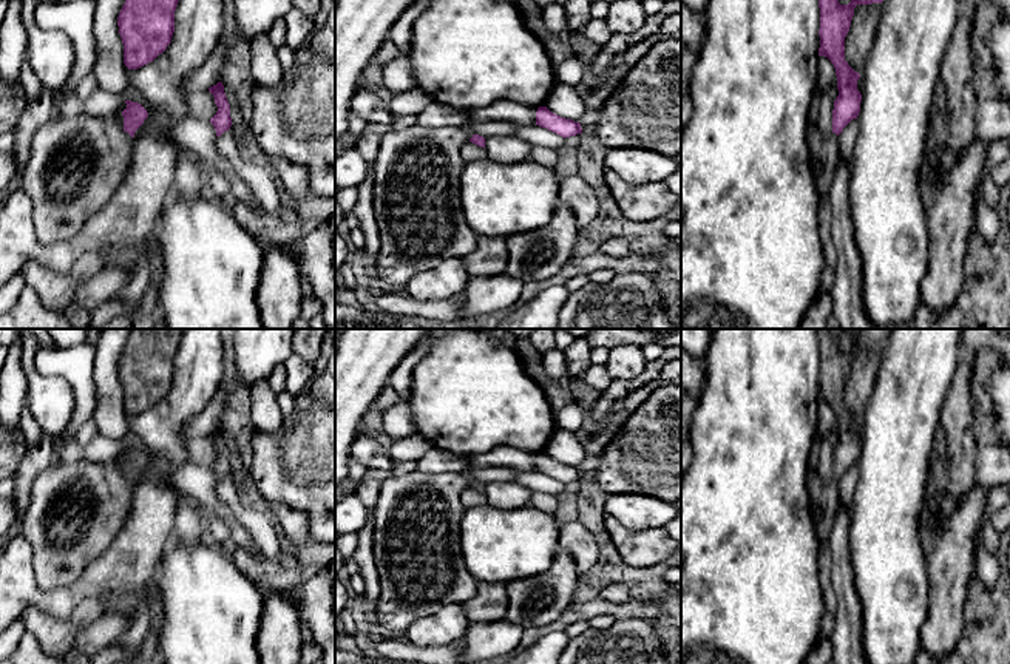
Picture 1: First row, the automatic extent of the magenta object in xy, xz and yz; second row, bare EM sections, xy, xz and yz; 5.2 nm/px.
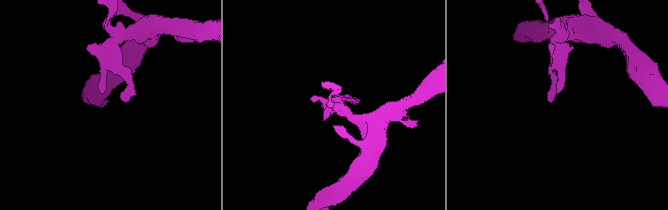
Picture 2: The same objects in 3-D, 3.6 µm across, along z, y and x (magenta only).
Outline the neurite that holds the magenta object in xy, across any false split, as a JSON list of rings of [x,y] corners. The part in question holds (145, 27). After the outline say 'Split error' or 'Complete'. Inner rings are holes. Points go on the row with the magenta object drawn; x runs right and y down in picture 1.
[[[125,0],[117,26],[124,43],[124,63],[137,69],[153,62],[171,42],[179,0]]]. Complete

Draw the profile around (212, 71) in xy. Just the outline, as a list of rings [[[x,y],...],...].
[[[222,31],[221,40],[205,63],[195,69],[182,83],[185,94],[207,91],[210,86],[222,82],[227,54],[230,53],[230,37]]]

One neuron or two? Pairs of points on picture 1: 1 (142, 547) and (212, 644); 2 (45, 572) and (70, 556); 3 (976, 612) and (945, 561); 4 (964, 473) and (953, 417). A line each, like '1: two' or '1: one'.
1: two
2: one
3: two
4: one

